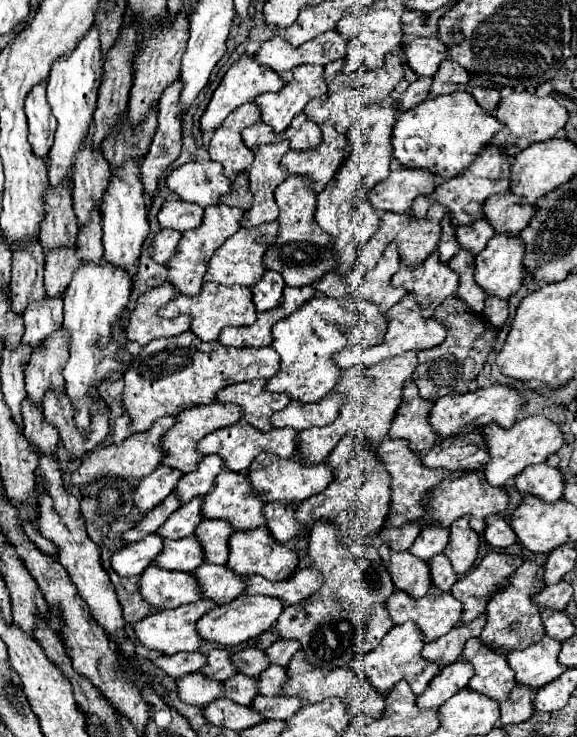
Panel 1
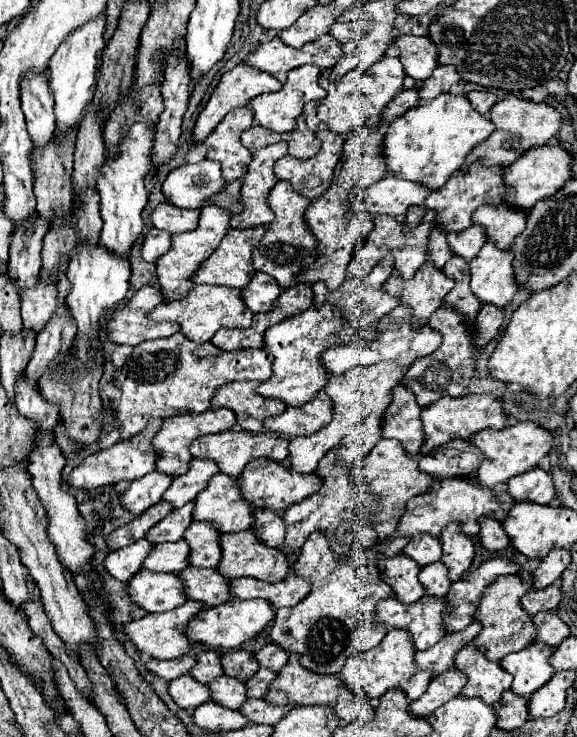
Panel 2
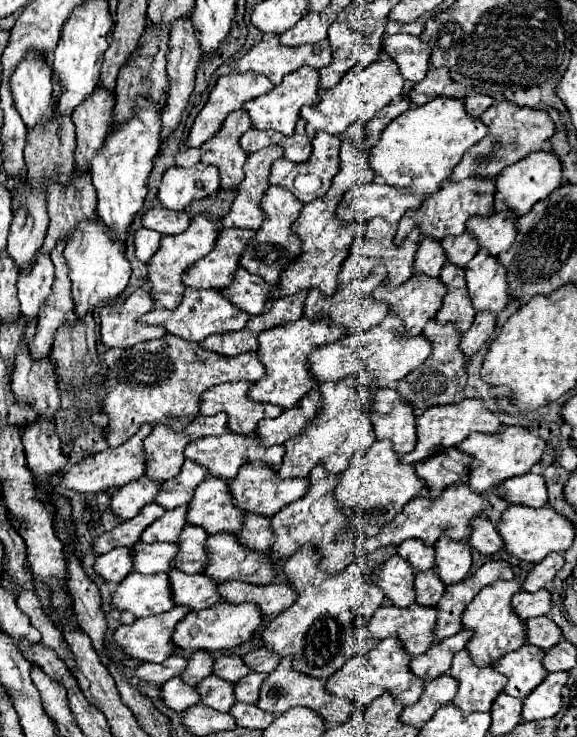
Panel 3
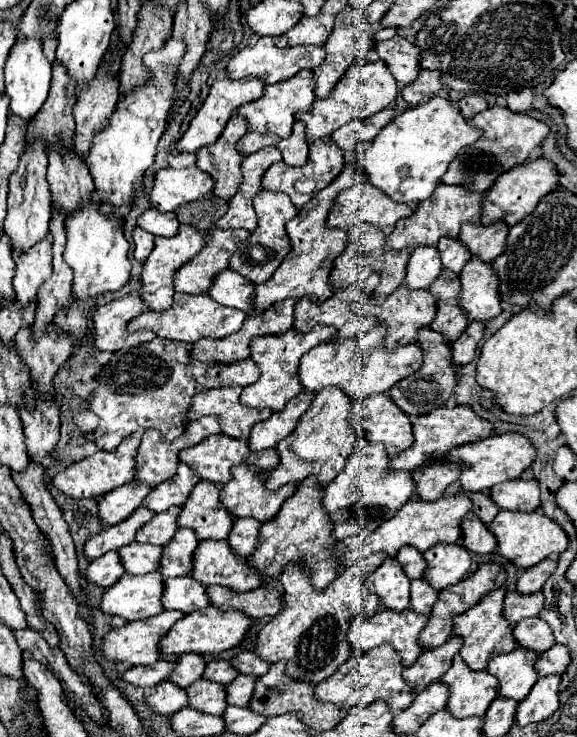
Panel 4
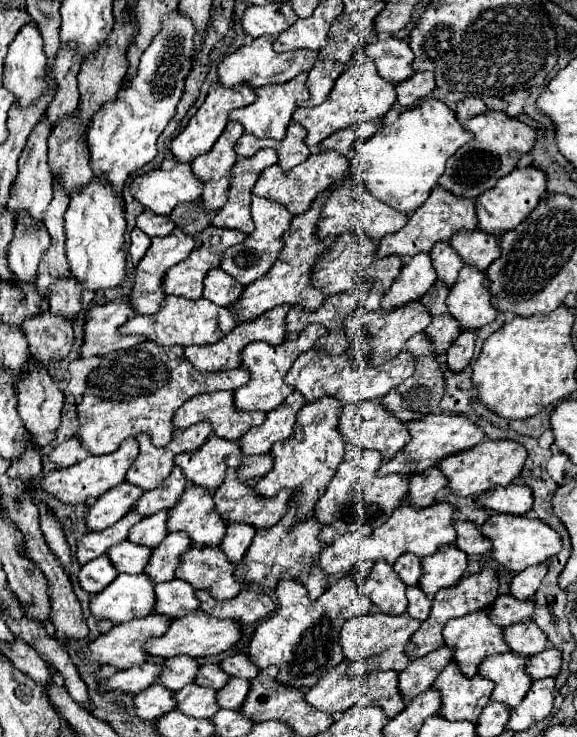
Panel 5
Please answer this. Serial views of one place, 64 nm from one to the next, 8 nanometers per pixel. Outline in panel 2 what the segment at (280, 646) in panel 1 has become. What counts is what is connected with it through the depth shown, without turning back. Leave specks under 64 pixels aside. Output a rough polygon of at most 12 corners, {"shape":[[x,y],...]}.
{"shape":[[268,644],[256,652],[262,668],[280,670],[290,652]]}

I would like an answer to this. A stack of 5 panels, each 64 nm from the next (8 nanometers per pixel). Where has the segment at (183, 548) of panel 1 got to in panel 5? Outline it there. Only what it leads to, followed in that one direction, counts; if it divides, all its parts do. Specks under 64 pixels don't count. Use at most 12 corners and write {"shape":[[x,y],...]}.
{"shape":[[130,540],[110,548],[118,572],[142,574],[152,548]]}

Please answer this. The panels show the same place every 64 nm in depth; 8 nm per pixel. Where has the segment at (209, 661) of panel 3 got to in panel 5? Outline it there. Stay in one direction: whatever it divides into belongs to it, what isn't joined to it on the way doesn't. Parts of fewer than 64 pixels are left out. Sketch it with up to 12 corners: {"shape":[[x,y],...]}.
{"shape":[[192,656],[162,662],[158,682],[172,692],[192,684],[200,668]]}

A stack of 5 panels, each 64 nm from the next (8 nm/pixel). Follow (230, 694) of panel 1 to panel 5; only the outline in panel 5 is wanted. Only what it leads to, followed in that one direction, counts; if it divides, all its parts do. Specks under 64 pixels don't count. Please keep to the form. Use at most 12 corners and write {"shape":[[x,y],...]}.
{"shape":[[188,684],[176,692],[178,710],[212,718],[220,706],[214,688]]}

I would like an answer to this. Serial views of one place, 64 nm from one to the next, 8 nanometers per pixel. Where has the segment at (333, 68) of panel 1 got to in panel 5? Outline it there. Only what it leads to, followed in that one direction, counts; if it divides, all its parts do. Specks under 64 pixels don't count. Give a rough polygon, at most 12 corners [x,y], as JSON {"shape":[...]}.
{"shape":[[372,62],[350,66],[326,102],[298,108],[312,150],[384,116],[396,86]]}

